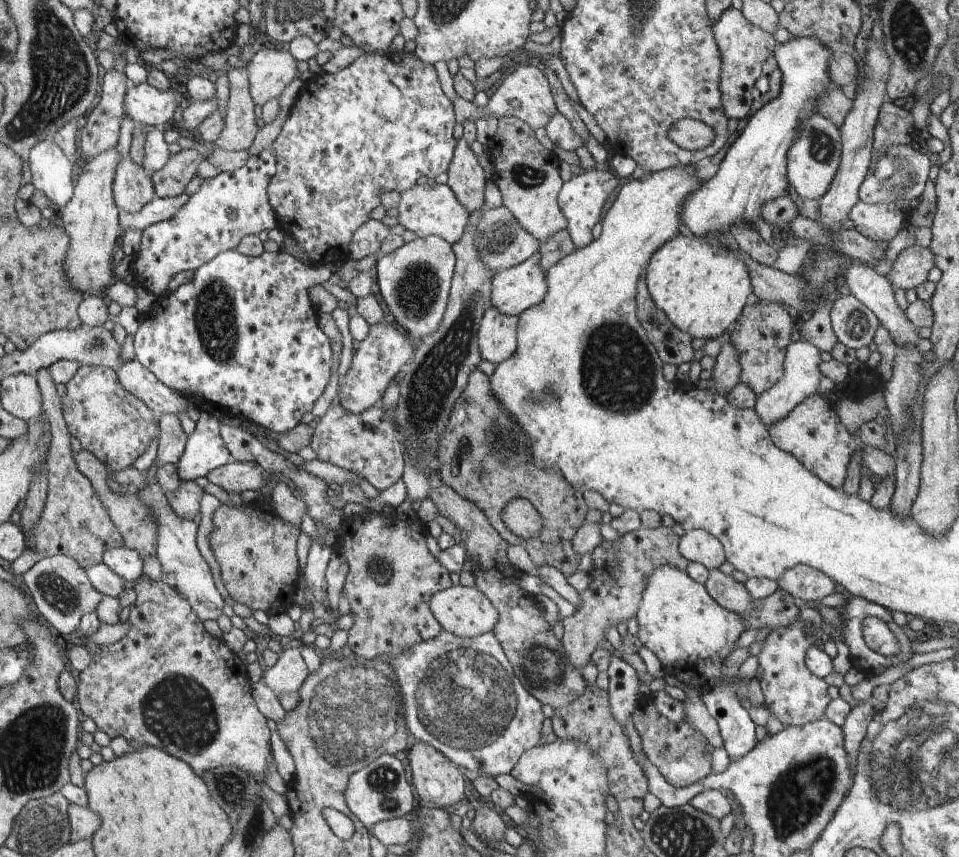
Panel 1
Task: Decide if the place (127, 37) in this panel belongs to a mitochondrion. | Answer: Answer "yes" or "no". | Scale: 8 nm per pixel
no

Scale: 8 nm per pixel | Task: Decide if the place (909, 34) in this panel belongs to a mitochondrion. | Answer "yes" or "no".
yes

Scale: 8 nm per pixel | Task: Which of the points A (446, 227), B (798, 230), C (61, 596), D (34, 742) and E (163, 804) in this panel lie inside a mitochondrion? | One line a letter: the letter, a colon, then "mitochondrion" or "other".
A: other
B: other
C: mitochondrion
D: mitochondrion
E: other

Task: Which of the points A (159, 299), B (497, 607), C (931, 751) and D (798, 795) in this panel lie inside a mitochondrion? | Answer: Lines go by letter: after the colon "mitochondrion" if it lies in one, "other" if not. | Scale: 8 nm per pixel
A: other
B: other
C: mitochondrion
D: mitochondrion

